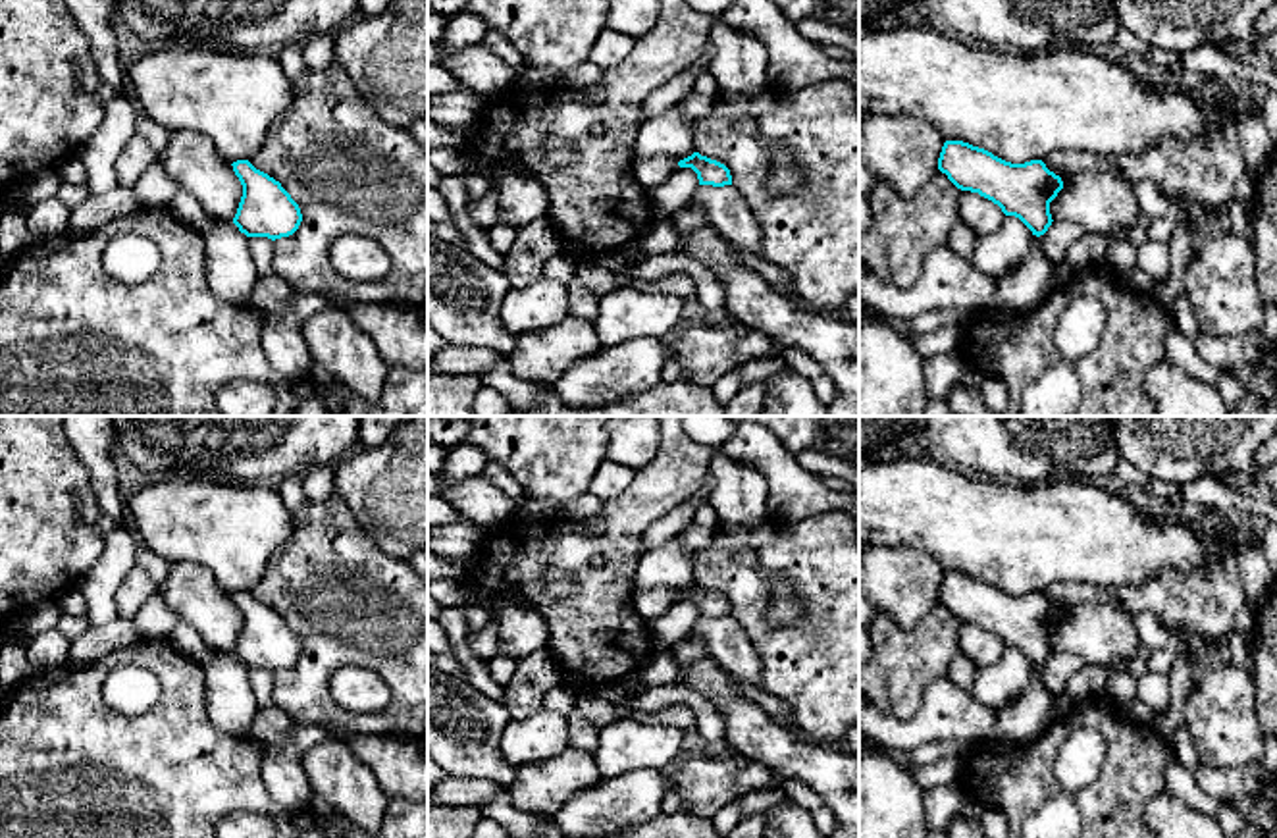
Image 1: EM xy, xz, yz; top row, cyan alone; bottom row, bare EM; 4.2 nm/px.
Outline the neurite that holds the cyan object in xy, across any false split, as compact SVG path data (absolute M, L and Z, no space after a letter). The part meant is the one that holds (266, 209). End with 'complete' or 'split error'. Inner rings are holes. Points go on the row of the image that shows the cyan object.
M237 160L231 166L243 185L243 196L233 218L239 231L247 237L272 241L293 235L302 214L281 183L256 170L248 160Z | complete

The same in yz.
M946 141L938 170L957 189L978 193L1005 216L1019 218L1036 237L1054 222L1050 202L1063 189L1063 181L1042 160L1011 164L969 143Z | complete

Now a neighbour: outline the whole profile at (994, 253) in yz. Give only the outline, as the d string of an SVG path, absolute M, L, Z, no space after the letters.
M1005 216L998 231L980 235L969 262L988 279L1000 279L1032 245L1032 231L1015 216Z

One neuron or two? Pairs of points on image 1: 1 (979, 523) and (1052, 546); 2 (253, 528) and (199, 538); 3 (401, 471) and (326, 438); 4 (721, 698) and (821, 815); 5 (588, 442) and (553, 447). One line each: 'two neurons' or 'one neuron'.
1: one neuron
2: one neuron
3: two neurons
4: two neurons
5: one neuron

